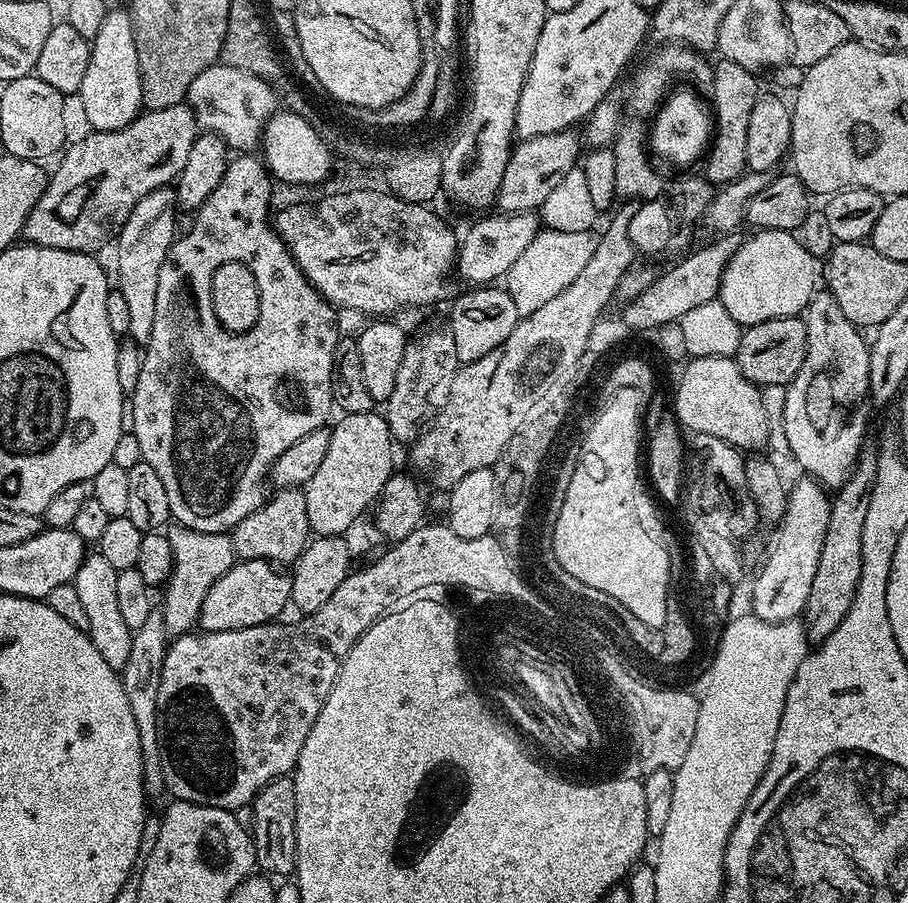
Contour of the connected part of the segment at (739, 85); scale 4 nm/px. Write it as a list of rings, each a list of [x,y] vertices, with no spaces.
[[[723,58],[717,59],[717,64],[711,69],[712,98],[710,97],[711,115],[714,117],[714,135],[711,137],[710,147],[706,152],[708,161],[704,164],[703,175],[709,184],[723,186],[731,180],[737,180],[743,176],[748,163],[746,162],[746,134],[750,127],[750,110],[754,110],[754,102],[762,94],[762,88],[758,81],[757,73],[746,70],[746,66],[738,66],[738,62],[730,62]]]

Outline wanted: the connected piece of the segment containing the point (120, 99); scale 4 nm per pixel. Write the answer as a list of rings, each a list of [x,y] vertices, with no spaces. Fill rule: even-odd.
[[[109,10],[102,30],[90,42],[90,62],[78,93],[80,108],[88,119],[88,128],[109,132],[126,126],[140,115],[143,102],[142,78],[139,76],[138,51],[131,33],[131,18],[127,11]]]

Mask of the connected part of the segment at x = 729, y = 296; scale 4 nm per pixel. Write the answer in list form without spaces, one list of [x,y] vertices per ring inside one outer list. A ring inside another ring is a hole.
[[[765,228],[753,231],[753,236],[741,239],[738,250],[730,258],[726,270],[722,274],[720,283],[719,301],[726,306],[732,324],[736,326],[749,326],[768,319],[781,319],[784,316],[799,317],[807,308],[810,298],[818,290],[818,260],[806,250],[799,235],[786,230],[766,230]]]

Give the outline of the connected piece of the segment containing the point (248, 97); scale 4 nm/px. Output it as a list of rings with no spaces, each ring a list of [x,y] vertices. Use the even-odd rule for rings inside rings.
[[[225,62],[210,65],[194,78],[189,86],[186,103],[196,116],[197,125],[205,133],[216,133],[227,141],[227,147],[232,150],[236,150],[240,140],[259,145],[265,124],[278,108],[275,93],[262,78]]]

